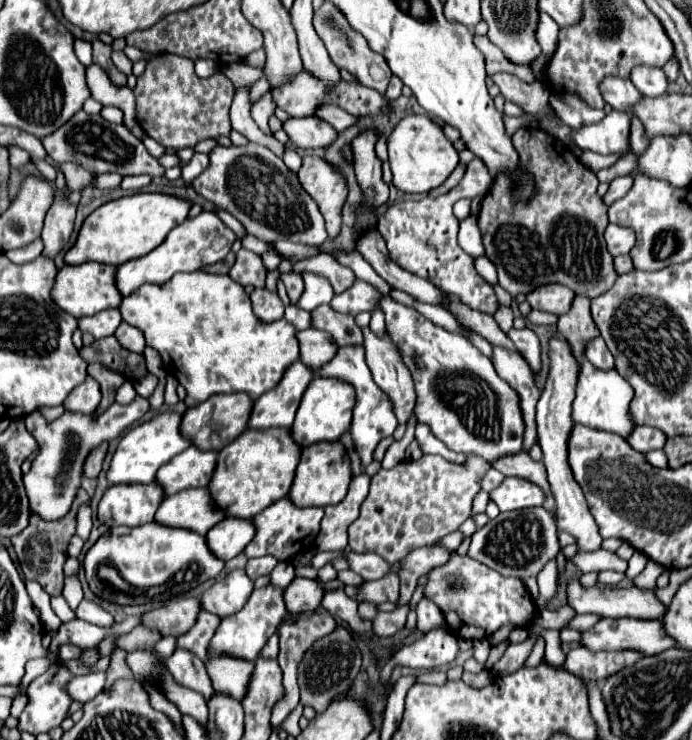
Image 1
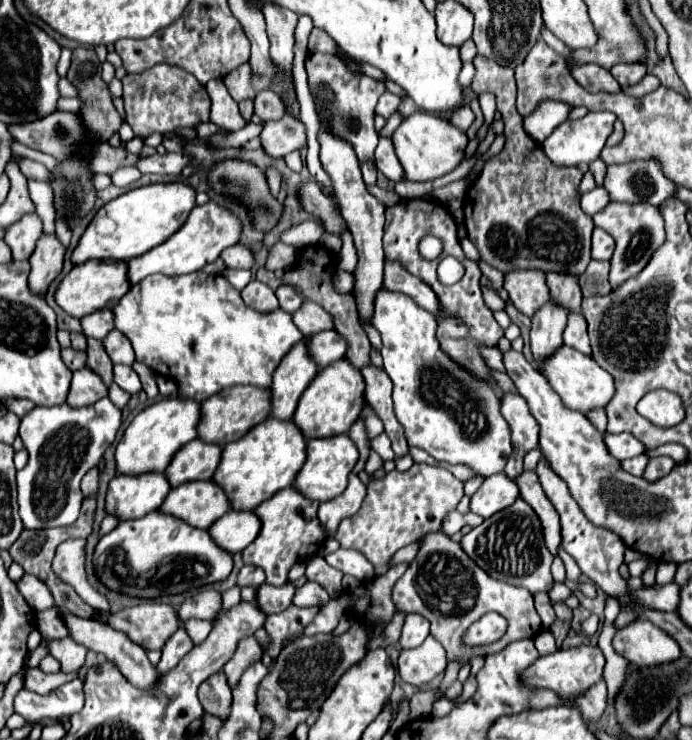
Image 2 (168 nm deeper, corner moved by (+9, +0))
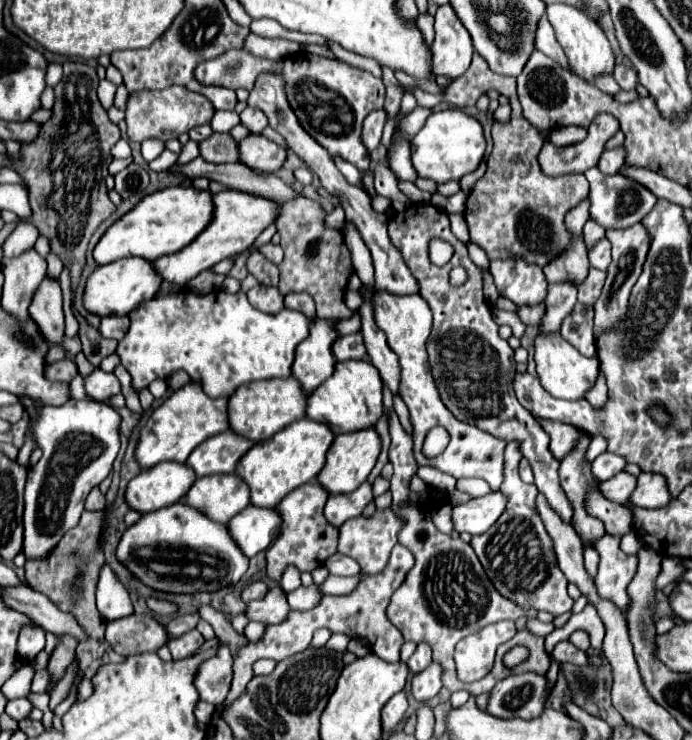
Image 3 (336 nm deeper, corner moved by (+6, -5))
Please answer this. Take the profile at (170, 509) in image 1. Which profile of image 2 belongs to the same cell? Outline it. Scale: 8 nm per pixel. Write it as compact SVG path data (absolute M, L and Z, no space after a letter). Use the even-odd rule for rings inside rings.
M192 480L172 488L160 510L198 528L210 528L230 508L226 492L214 480Z

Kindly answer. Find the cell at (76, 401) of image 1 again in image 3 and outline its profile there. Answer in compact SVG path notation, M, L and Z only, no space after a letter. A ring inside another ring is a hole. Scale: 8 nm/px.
M95 369L89 375L83 375L83 385L85 385L85 393L93 399L93 401L109 401L109 397L117 395L121 391L119 381L113 373L105 373L101 369Z

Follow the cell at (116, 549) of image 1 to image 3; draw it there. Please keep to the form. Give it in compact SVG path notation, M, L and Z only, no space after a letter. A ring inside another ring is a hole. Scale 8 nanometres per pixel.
M179 503L147 513L131 525L123 533L115 557L143 585L163 593L217 591L235 585L249 565L249 559L239 551L225 525L213 523L193 507Z

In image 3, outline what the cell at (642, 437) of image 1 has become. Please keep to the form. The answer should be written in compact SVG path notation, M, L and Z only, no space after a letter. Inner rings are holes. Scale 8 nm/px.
M605 451L605 453L601 453L601 455L593 461L591 471L593 471L593 475L595 475L599 481L605 481L605 479L621 473L621 471L625 469L625 465L627 465L627 461L623 461L623 457L619 457L617 453Z

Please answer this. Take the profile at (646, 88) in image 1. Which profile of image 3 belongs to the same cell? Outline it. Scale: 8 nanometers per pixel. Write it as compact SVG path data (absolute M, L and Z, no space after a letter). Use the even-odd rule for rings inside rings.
M615 65L613 77L615 77L615 81L619 83L619 87L621 87L623 91L631 91L631 89L635 89L635 87L639 85L639 83L637 83L637 73L635 73L633 67Z

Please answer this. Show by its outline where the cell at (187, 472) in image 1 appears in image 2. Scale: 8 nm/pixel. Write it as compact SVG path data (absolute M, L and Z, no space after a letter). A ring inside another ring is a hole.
M200 438L192 440L176 452L168 468L168 480L172 486L180 486L190 480L210 480L220 464L222 448L218 444L208 444Z

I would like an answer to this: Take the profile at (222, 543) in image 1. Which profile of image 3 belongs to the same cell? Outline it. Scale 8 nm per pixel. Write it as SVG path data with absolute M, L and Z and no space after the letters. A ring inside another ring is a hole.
M247 507L237 513L229 523L227 529L243 555L255 557L259 551L267 549L279 533L281 517L275 509L261 509L261 507Z

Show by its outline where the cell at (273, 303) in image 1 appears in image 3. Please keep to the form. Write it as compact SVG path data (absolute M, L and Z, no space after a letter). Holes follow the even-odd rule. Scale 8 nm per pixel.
M255 285L253 289L247 291L247 299L249 303L263 311L263 313L279 313L283 309L283 297L279 295L277 287L265 287L265 285Z

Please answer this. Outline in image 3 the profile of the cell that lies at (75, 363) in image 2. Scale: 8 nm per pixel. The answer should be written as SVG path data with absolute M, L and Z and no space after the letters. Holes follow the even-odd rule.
M63 359L63 361L57 361L53 365L47 365L47 369L45 369L45 375L49 379L65 381L65 383L69 383L77 373L79 373L77 365L73 361L69 361L69 359Z

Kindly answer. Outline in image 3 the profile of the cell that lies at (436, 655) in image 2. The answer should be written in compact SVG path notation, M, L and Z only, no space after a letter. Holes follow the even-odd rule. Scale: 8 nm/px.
M431 661L431 665L427 669L423 669L423 673L413 675L411 695L421 703L433 699L443 687L441 677L443 677L443 667L437 661Z

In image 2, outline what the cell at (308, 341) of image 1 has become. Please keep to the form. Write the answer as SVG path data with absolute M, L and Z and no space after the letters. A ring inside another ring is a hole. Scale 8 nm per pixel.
M324 330L310 336L310 354L320 366L328 366L340 358L344 358L348 350L348 342L336 330Z

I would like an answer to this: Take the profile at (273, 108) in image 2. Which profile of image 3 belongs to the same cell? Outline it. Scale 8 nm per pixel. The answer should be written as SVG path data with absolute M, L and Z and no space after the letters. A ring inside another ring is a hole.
M245 107L245 111L241 113L241 123L251 131L251 133L261 133L267 127L267 117L263 117L263 113L259 113L257 109Z

